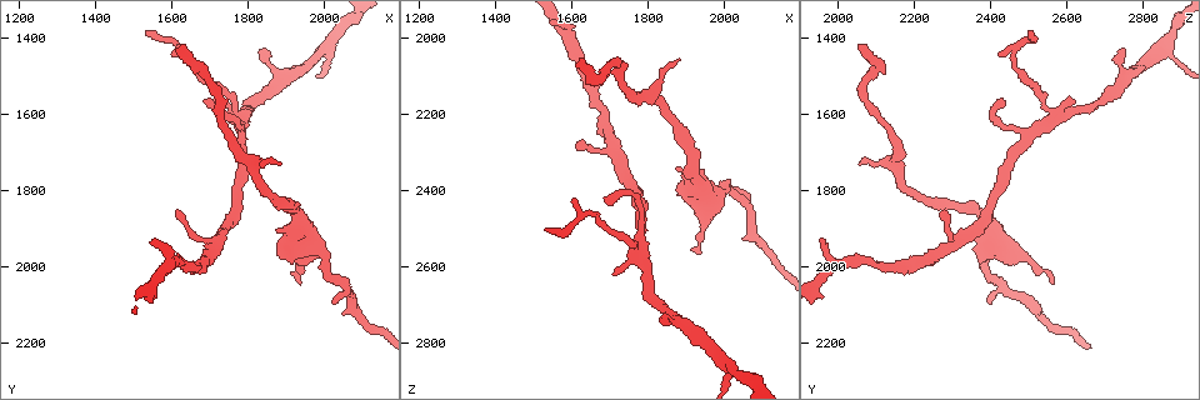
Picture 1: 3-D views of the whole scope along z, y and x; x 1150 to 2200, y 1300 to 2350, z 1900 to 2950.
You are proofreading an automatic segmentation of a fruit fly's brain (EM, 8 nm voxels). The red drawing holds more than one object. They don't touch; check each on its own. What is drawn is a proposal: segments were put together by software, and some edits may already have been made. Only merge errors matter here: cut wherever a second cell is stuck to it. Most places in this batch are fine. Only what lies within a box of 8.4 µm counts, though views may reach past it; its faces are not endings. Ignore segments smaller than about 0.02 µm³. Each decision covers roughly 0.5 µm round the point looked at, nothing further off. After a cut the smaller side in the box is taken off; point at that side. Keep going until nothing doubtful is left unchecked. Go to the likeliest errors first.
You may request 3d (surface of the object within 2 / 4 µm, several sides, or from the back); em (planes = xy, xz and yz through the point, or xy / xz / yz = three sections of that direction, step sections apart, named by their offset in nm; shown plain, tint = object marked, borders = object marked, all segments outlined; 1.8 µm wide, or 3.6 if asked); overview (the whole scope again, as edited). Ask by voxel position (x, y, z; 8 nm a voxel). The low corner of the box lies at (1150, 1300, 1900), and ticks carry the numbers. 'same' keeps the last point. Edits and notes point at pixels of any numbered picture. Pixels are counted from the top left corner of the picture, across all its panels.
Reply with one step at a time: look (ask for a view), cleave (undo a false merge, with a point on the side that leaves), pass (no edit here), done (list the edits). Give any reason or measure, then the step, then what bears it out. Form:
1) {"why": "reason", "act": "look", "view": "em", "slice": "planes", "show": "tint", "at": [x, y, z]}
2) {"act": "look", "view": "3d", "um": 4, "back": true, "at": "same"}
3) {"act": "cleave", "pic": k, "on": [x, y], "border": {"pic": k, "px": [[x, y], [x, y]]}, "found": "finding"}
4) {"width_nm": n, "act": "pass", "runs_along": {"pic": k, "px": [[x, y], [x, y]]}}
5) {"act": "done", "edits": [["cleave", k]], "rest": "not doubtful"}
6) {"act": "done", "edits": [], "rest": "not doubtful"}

{"why": "side arm on a straight run", "act": "look", "view": "em", "slice": "xz", "step": 8, "show": "tint", "at": [2005, 1425, 2845]}

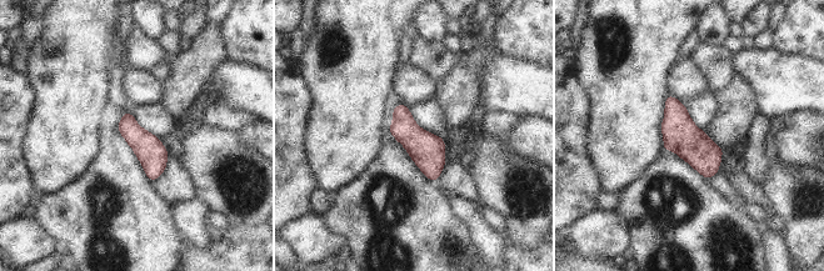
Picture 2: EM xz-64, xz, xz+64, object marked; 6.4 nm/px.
{"why": "another direction", "act": "look", "view": "em", "slice": "planes", "show": "tint", "at": "same"}

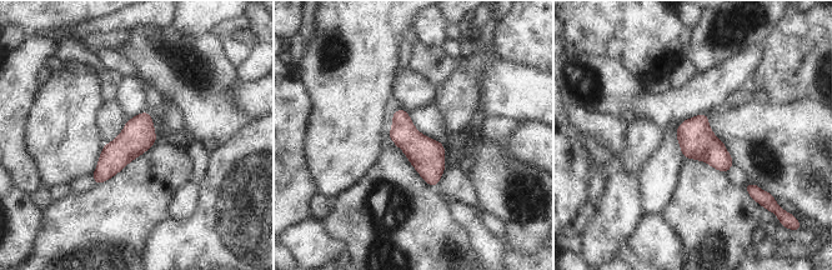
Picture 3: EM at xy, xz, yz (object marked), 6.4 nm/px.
{"act": "pass", "found": "one cell here"}

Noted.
{"why": "sharp bend", "act": "look", "view": "3d", "um": 2, "at": [1780, 1630, 2550]}

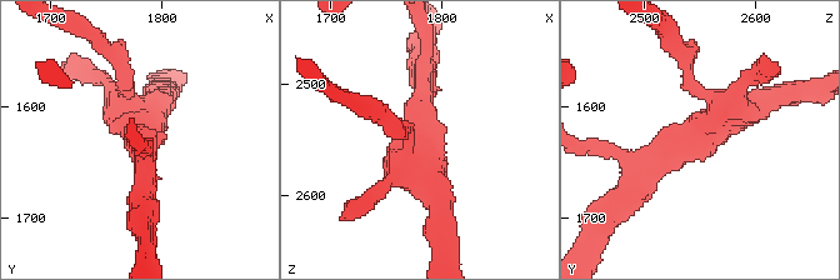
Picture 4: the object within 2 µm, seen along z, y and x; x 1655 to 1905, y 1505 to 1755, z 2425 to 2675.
{"act": "look", "view": "em", "slice": "xy", "step": 4, "show": "borders", "at": [1782, 1626, 2552]}

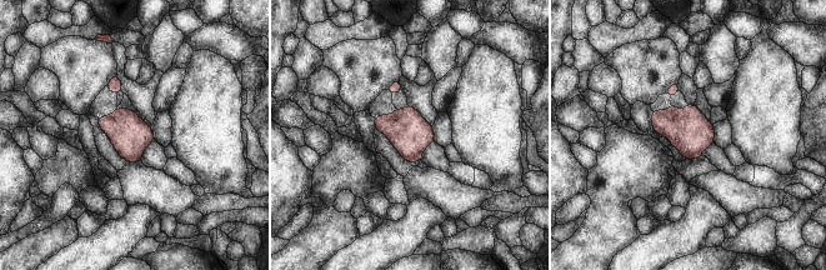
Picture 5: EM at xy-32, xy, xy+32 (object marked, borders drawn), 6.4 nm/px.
{"act": "pass", "found": "one cell here"}

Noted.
{"why": "sharp bend", "act": "look", "view": "3d", "um": 2, "back": true, "at": [1665, 1475, 2110]}

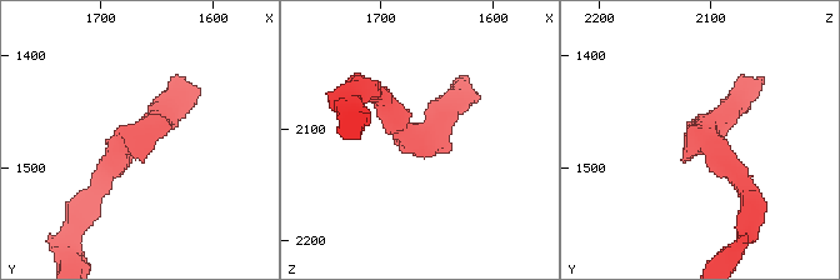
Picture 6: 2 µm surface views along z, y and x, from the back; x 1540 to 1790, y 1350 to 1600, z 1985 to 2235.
{"act": "look", "view": "em", "slice": "planes", "show": "tint", "at": [1670, 1472, 2106]}

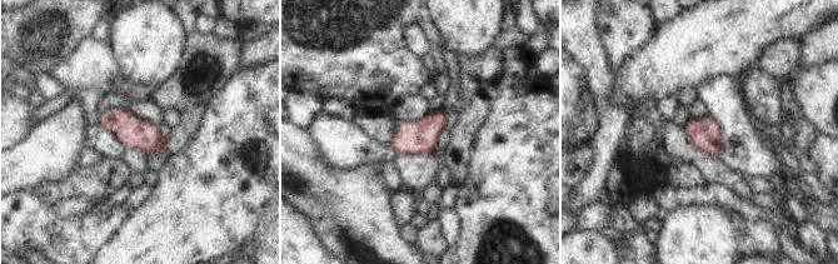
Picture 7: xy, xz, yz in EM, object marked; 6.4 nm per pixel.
{"act": "pass", "found": "all the same cell"}

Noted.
{"act": "done", "edits": [], "rest": "not doubtful"}

